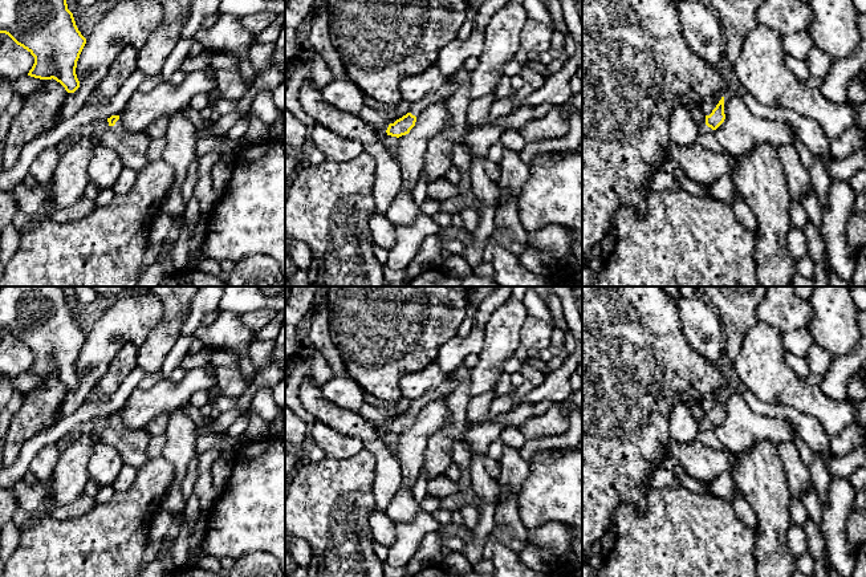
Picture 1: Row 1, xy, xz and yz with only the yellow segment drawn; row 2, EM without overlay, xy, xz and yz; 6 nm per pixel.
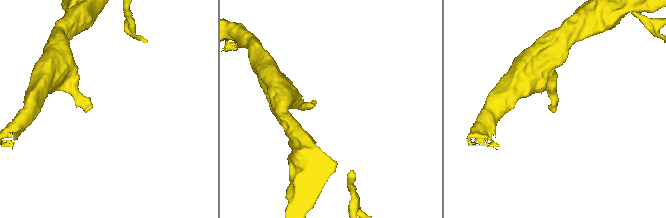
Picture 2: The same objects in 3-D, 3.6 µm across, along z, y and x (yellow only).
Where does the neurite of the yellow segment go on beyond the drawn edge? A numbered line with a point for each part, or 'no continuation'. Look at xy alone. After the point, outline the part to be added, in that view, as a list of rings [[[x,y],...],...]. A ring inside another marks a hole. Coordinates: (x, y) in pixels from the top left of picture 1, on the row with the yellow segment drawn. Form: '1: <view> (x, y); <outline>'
1: xy (131, 147); [[[119,115],[115,125],[109,126],[103,133],[99,145],[114,150],[119,155],[125,167],[139,171],[150,163],[147,158],[147,147],[150,142],[151,139],[145,131],[127,131],[122,126]]]

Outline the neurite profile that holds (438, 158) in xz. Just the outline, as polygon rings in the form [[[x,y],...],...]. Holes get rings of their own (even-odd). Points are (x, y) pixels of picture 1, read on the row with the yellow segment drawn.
[[[462,66],[454,76],[459,86],[447,101],[454,122],[450,125],[448,131],[434,135],[427,143],[423,171],[430,182],[447,175],[448,170],[454,166],[454,147],[464,141],[467,109],[472,101],[467,90],[467,85],[471,82],[471,73]]]

